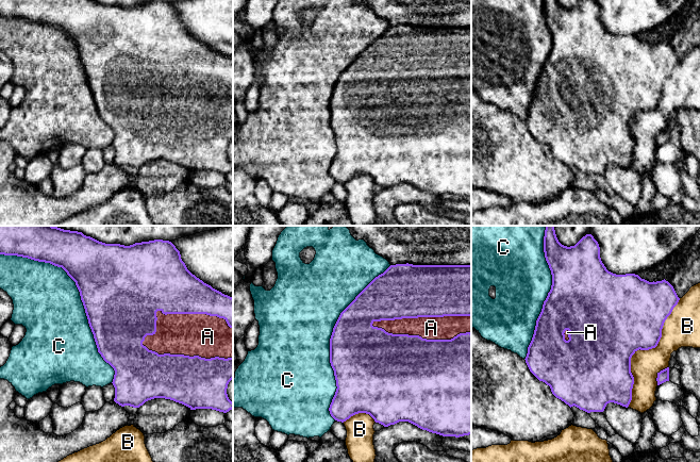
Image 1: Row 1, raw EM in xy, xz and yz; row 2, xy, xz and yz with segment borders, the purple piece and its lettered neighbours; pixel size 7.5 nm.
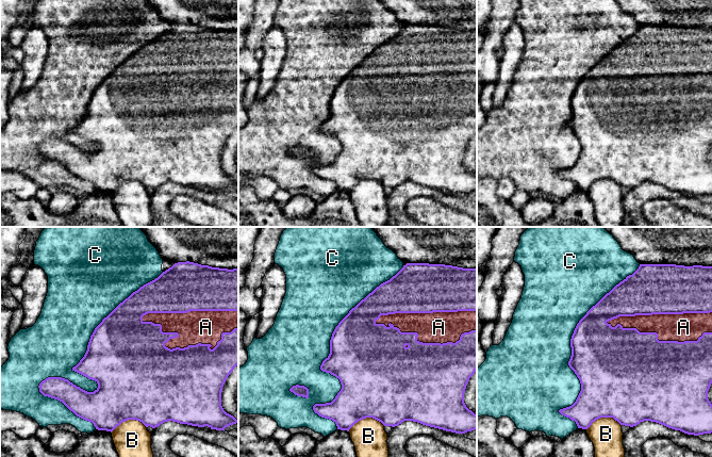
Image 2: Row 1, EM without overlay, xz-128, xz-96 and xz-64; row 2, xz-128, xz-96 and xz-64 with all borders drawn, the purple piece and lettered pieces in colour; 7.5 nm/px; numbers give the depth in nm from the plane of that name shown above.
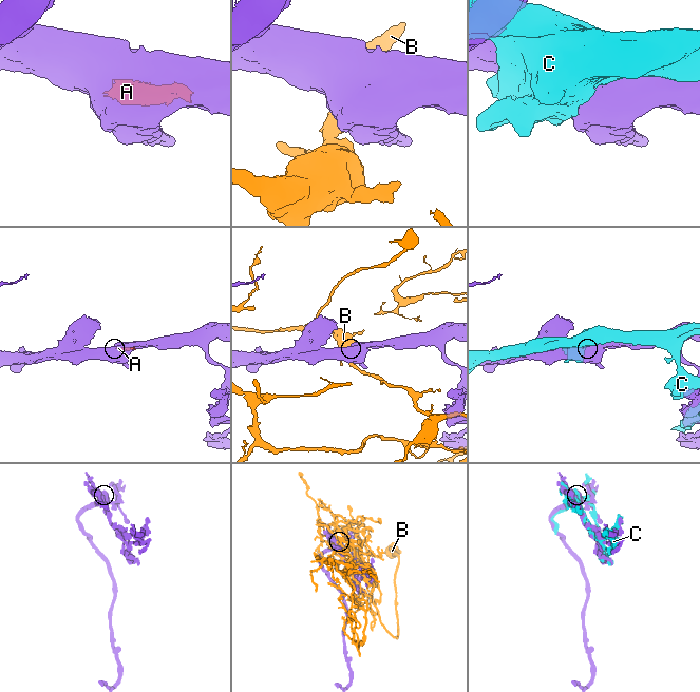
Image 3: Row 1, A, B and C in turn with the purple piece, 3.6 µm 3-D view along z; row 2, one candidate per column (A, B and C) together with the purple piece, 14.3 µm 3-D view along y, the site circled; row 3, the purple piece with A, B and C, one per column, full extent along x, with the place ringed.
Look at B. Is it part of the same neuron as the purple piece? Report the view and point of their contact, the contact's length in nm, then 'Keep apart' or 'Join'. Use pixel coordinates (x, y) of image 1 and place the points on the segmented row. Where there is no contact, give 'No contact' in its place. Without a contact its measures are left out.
Touches purple at yz (642, 349). Shared border 900 nm. Keep apart

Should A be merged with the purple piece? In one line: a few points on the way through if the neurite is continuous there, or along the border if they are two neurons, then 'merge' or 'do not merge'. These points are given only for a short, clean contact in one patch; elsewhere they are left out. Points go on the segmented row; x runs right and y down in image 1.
merge

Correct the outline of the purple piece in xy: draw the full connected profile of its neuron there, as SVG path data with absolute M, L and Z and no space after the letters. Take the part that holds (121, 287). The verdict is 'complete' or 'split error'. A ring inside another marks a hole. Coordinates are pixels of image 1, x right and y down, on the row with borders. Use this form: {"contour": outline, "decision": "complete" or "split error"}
{"contour": "M0 226L0 254L28 258L62 267L76 282L98 352L115 370L112 382L115 387L114 401L119 406L139 408L148 400L165 398L182 403L190 410L212 409L227 413L233 409L233 402L227 394L228 384L233 379L233 298L213 288L193 275L182 261L180 251L171 242L154 240L124 246L105 244L86 236L82 232L64 230L53 226Z", "decision": "split error"}

